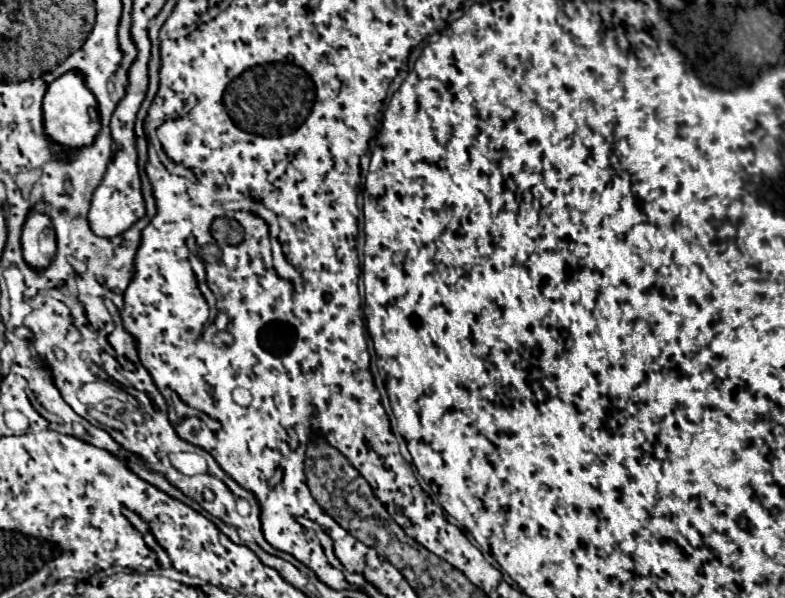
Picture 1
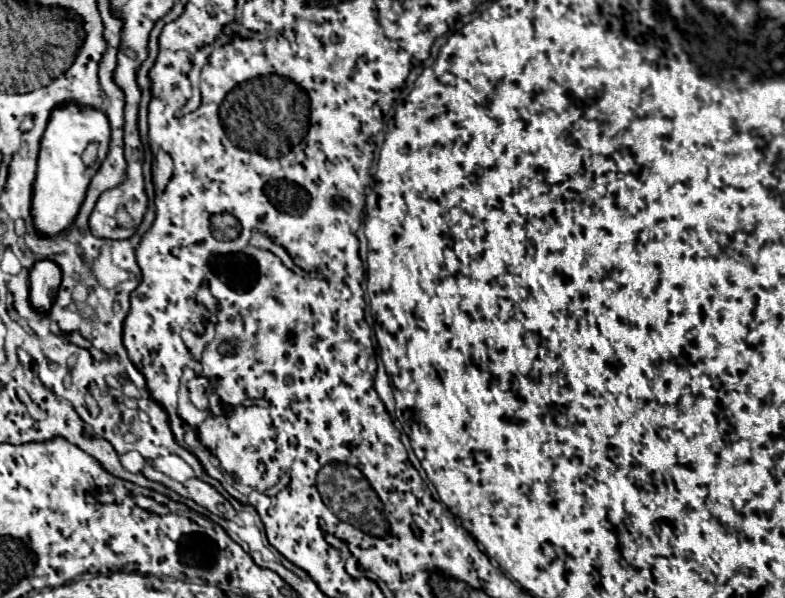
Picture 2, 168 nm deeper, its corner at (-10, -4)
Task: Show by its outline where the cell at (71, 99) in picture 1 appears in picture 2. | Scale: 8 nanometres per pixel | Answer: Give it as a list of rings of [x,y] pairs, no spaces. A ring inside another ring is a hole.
[[[66,104],[54,110],[50,124],[42,136],[38,170],[36,170],[34,192],[32,192],[30,212],[32,212],[32,222],[38,234],[58,236],[60,232],[66,232],[72,228],[74,218],[84,202],[88,184],[106,158],[108,144],[110,144],[110,124],[102,112],[94,108],[82,108],[76,104]],[[92,142],[98,144],[98,158],[96,158],[96,164],[88,168],[82,162],[82,152]]]

